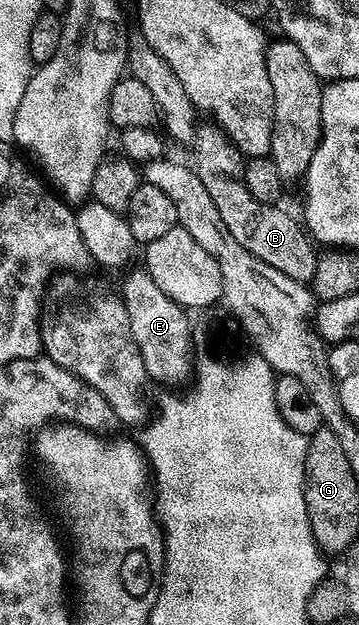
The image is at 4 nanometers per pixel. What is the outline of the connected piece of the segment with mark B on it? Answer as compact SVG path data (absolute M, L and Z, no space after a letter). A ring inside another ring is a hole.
M215 123L201 124L196 131L194 148L194 168L198 179L202 179L210 199L214 199L214 207L218 207L218 215L222 215L222 223L226 223L230 235L234 235L234 239L238 239L238 243L242 243L250 255L258 255L262 263L270 263L270 267L282 271L282 275L290 275L290 279L295 281L311 282L318 256L313 238L297 218L296 222L290 214L283 213L280 207L263 205L254 199L254 195L250 195L240 178L246 158L228 138L228 134Z

